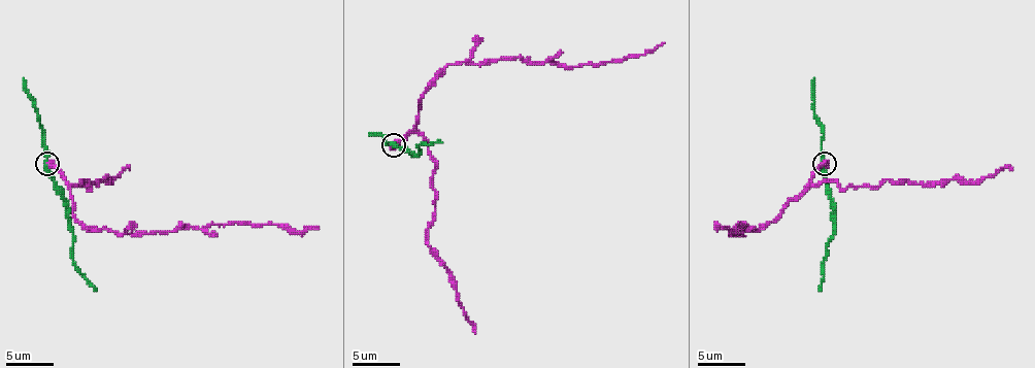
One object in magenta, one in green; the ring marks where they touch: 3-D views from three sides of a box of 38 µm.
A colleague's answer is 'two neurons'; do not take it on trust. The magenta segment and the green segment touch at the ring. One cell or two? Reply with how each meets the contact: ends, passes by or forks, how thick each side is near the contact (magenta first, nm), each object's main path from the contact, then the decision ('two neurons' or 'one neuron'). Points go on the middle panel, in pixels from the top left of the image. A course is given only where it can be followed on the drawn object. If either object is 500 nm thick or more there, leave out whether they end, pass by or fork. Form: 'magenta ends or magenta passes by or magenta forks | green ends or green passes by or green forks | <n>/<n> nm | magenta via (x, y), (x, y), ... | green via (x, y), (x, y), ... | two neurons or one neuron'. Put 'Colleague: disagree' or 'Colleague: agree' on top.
Colleague: agree
600/280 nm | magenta via (393, 144), (413, 128), (419, 100), (449, 64), (523, 57), (558, 66), (605, 64), (645, 55), (664, 43) | green via (393, 144), (419, 154), (419, 146), (423, 144), (442, 142) | two neurons

